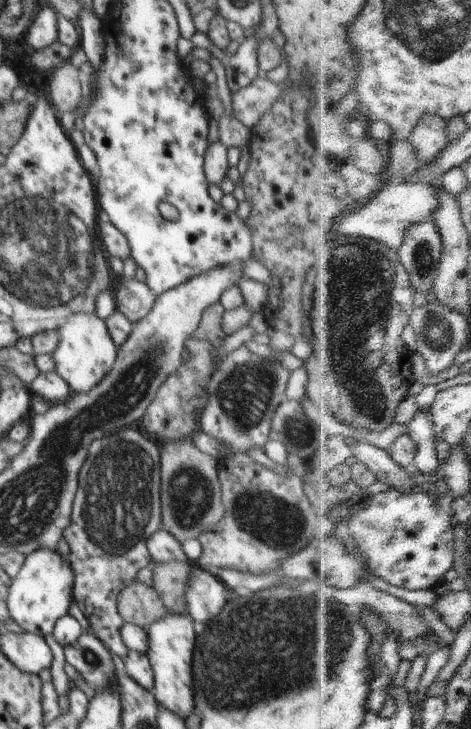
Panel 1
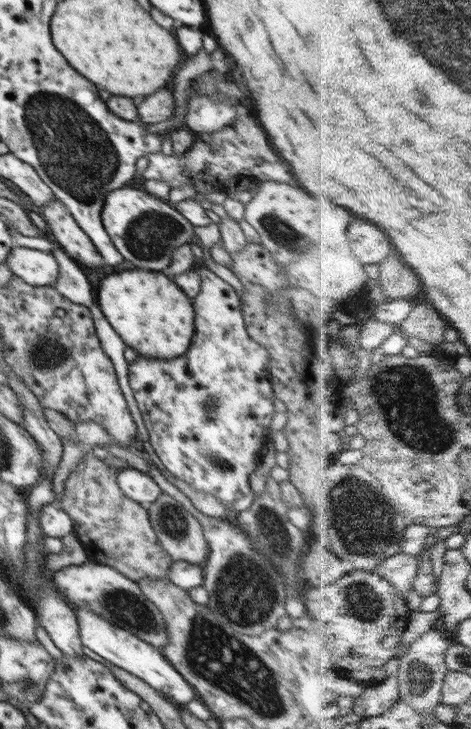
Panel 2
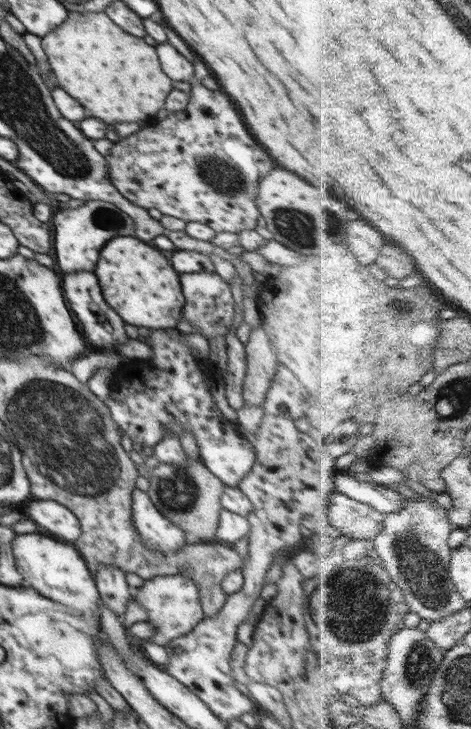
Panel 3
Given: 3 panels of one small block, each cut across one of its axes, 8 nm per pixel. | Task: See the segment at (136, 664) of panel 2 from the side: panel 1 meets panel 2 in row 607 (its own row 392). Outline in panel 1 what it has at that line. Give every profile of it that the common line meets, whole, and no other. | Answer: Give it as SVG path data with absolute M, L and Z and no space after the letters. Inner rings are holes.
M75 313L56 329L59 341L51 353L55 372L70 386L72 393L89 392L112 369L118 348L109 336L105 320L95 313Z

